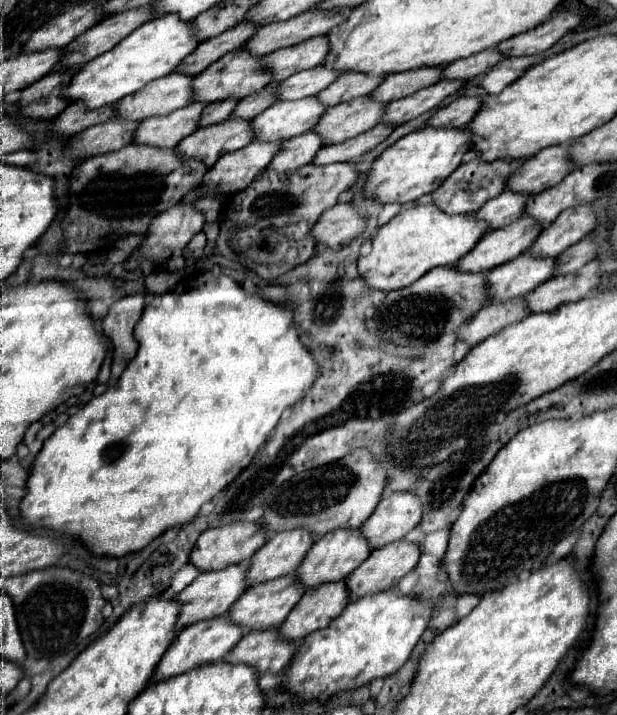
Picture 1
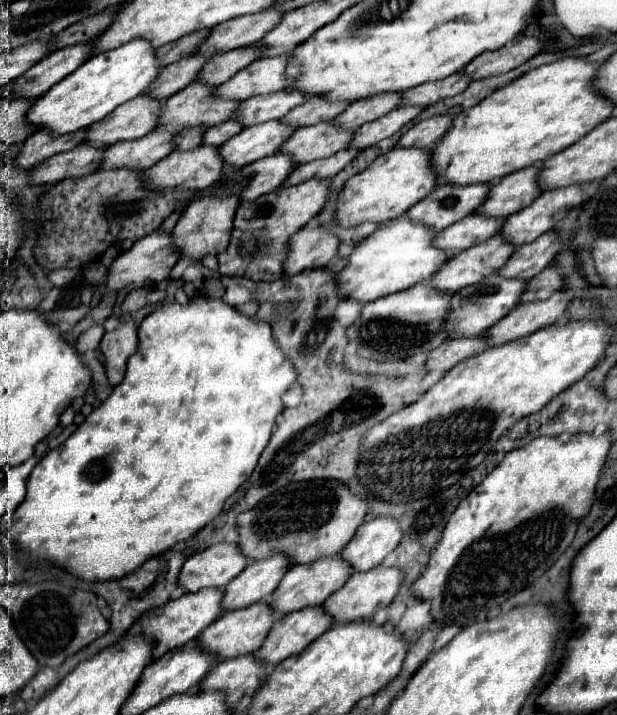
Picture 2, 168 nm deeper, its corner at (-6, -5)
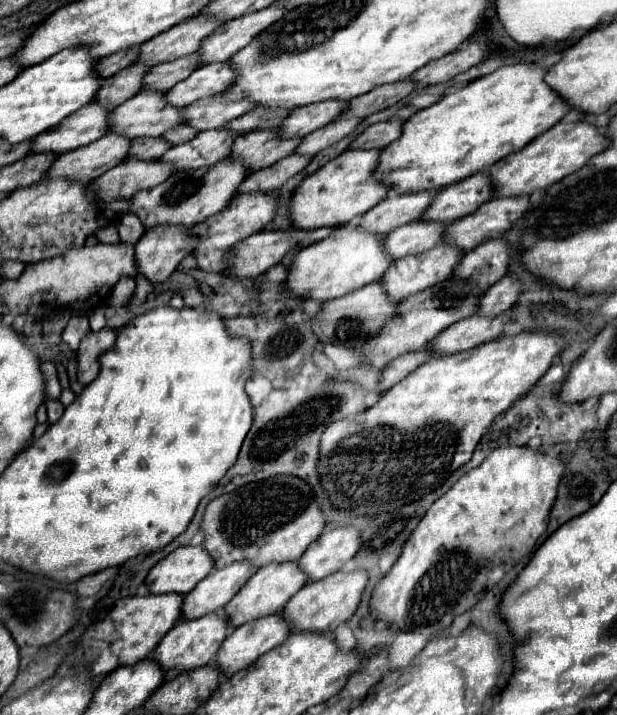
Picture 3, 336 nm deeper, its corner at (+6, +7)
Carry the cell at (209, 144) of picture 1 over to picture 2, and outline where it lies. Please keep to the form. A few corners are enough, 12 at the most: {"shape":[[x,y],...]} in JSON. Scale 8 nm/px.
{"shape":[[217,145],[177,149],[147,169],[151,189],[203,191],[221,179]]}

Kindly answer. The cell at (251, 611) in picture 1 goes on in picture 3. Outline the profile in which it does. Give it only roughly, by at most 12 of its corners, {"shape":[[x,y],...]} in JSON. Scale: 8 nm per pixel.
{"shape":[[223,613],[181,619],[151,653],[167,673],[199,669],[233,633]]}

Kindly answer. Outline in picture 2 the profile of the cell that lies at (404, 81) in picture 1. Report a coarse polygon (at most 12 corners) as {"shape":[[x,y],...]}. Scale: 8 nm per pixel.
{"shape":[[379,93],[353,101],[335,119],[345,129],[387,115],[403,93]]}

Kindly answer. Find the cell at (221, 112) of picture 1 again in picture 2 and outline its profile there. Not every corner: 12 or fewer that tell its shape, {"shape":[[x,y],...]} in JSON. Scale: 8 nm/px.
{"shape":[[209,127],[183,129],[175,145],[177,149],[193,149],[203,143]]}

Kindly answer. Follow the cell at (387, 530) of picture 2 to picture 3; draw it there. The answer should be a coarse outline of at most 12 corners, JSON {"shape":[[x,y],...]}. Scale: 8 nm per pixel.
{"shape":[[355,527],[323,531],[299,559],[307,581],[339,571],[361,547]]}

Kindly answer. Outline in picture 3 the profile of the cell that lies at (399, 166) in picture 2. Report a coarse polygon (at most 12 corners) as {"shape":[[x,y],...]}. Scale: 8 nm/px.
{"shape":[[347,149],[305,177],[295,229],[337,227],[389,189],[373,179],[381,149]]}

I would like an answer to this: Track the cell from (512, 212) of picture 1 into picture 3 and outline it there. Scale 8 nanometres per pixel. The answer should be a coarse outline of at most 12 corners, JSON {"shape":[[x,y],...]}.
{"shape":[[411,221],[383,237],[391,259],[419,255],[443,239],[445,223]]}

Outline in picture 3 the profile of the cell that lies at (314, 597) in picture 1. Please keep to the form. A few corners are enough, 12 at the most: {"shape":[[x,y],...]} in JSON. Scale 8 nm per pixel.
{"shape":[[267,615],[237,627],[215,665],[247,669],[289,637],[289,623]]}

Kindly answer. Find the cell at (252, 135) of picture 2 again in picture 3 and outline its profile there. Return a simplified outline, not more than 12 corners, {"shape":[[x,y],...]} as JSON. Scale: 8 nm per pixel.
{"shape":[[197,133],[161,161],[177,171],[211,167],[229,157],[237,133]]}

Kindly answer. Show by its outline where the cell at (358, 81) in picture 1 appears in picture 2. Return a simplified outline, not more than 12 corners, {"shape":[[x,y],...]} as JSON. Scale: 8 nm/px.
{"shape":[[311,95],[283,117],[297,127],[335,119],[349,101]]}

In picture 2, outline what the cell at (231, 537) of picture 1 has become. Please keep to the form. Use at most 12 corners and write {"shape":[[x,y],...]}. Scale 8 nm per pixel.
{"shape":[[215,543],[185,561],[189,593],[225,587],[247,567],[237,543]]}

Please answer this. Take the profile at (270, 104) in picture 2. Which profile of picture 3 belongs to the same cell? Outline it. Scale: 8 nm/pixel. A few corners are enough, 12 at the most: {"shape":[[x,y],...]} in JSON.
{"shape":[[213,95],[183,107],[187,125],[219,129],[255,105]]}

